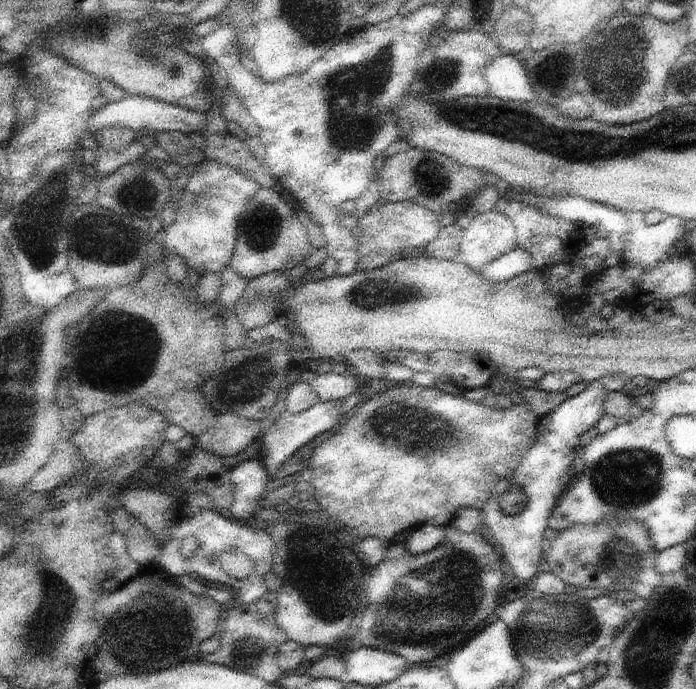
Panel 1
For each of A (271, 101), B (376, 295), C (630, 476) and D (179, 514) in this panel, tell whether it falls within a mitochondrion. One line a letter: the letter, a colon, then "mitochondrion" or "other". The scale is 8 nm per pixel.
A: other
B: mitochondrion
C: mitochondrion
D: other

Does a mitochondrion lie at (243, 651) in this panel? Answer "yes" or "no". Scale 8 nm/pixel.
yes

